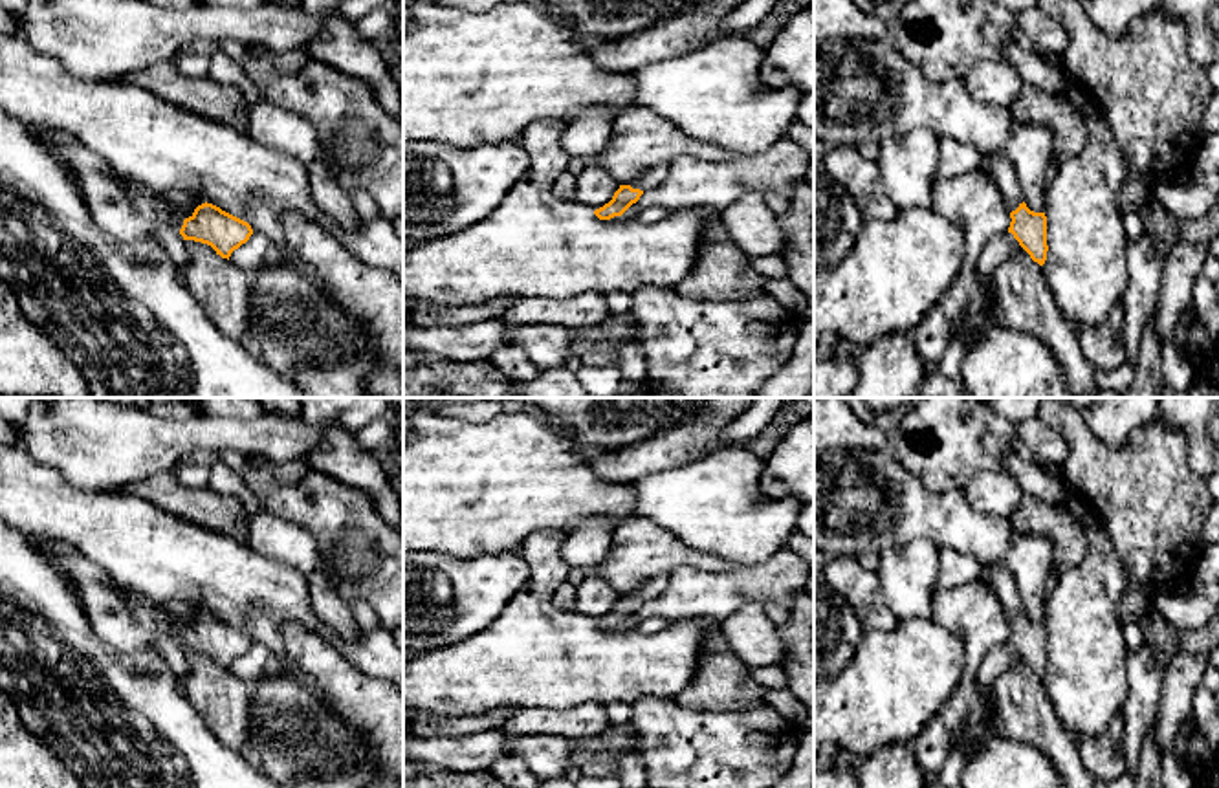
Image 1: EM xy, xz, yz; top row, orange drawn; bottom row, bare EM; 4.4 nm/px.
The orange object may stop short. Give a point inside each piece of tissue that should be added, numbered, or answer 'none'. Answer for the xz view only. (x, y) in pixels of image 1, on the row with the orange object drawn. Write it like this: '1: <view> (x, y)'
1: xz (655, 176)

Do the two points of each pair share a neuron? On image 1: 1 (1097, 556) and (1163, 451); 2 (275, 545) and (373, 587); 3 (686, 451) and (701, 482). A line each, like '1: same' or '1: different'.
1: different
2: different
3: different

